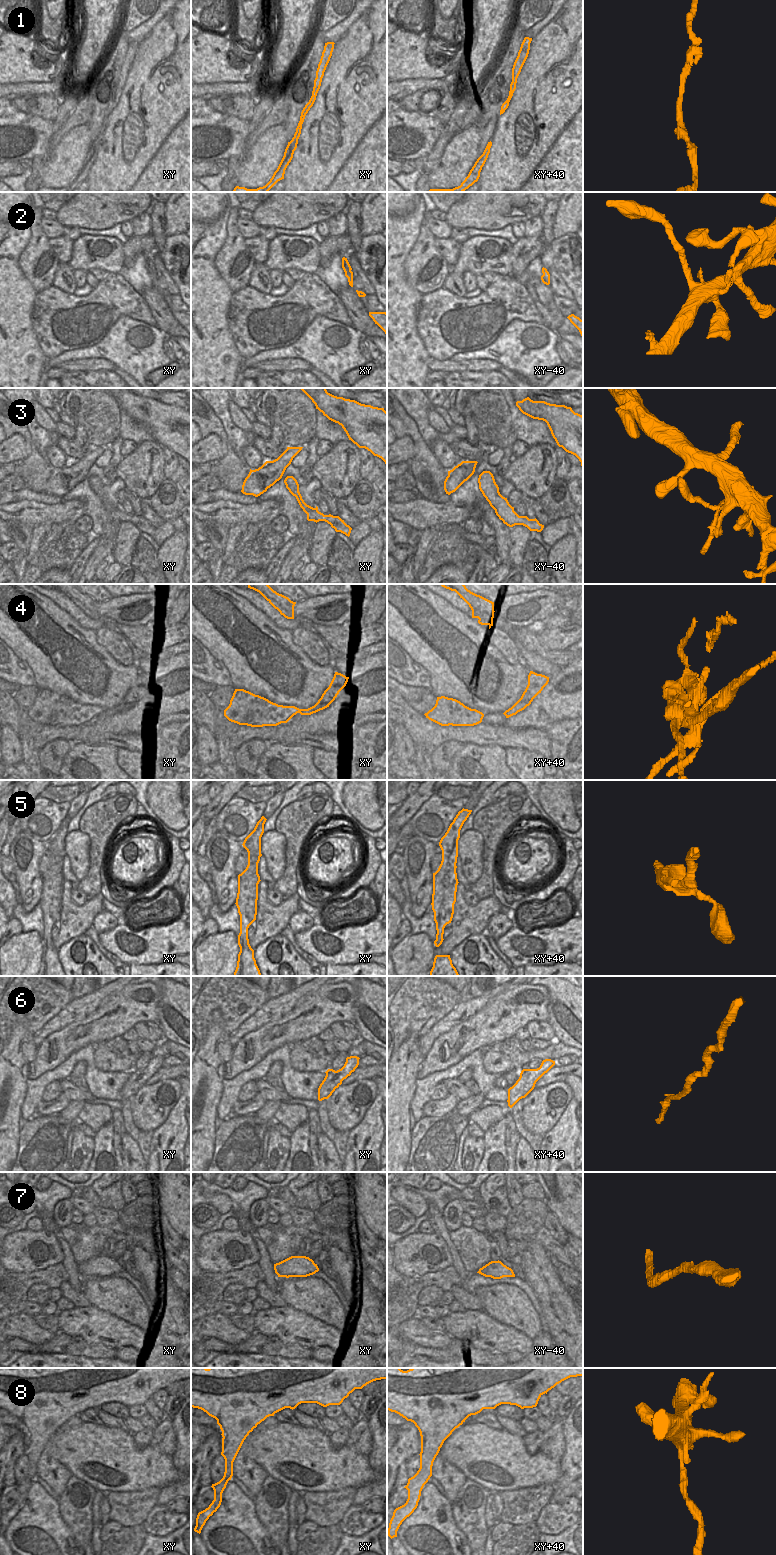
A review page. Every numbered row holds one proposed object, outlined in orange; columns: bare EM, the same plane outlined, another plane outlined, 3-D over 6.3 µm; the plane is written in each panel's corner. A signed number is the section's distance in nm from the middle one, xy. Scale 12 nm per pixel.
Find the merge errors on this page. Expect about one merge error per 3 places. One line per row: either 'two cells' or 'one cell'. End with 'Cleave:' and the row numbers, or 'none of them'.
1: one cell
2: two cells
3: one cell
4: two cells
5: one cell
6: one cell
7: one cell
8: two cells
Cleave: 2, 4, 8

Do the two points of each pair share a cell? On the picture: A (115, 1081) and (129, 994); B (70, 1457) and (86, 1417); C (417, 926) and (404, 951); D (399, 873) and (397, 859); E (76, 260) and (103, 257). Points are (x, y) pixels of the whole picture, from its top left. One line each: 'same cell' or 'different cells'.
A: different cells
B: different cells
C: different cells
D: same cell
E: same cell

